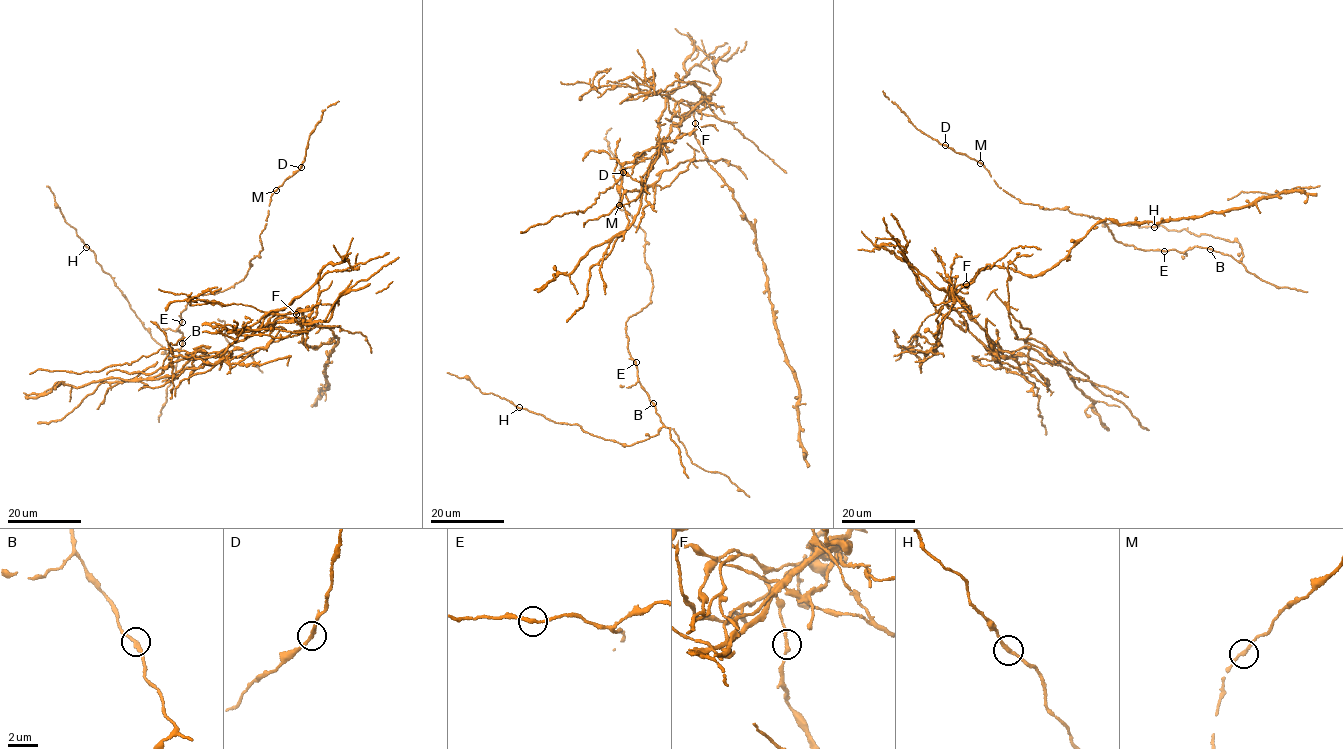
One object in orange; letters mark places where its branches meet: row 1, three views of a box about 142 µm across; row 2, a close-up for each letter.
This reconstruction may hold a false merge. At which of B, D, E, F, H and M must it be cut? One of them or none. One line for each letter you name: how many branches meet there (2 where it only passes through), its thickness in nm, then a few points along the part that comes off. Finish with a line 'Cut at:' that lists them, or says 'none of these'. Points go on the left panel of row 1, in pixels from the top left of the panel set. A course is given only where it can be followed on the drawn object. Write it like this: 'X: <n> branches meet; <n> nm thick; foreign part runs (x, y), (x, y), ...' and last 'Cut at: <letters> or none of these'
F: 2 branches meet; 220 nm thick; foreign part runs (296, 314), (290, 311), (277, 317), (213, 356), (194, 356), (173, 375), (101, 383), (64, 417), (37, 423)
Cut at: F

